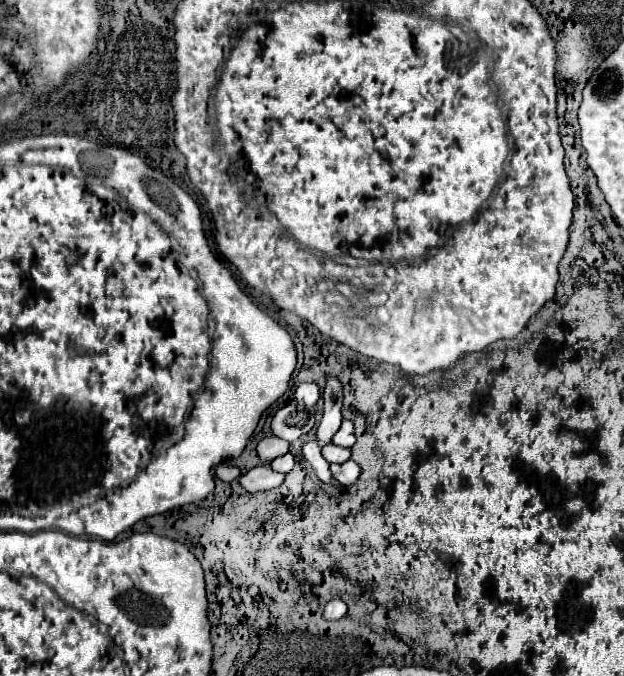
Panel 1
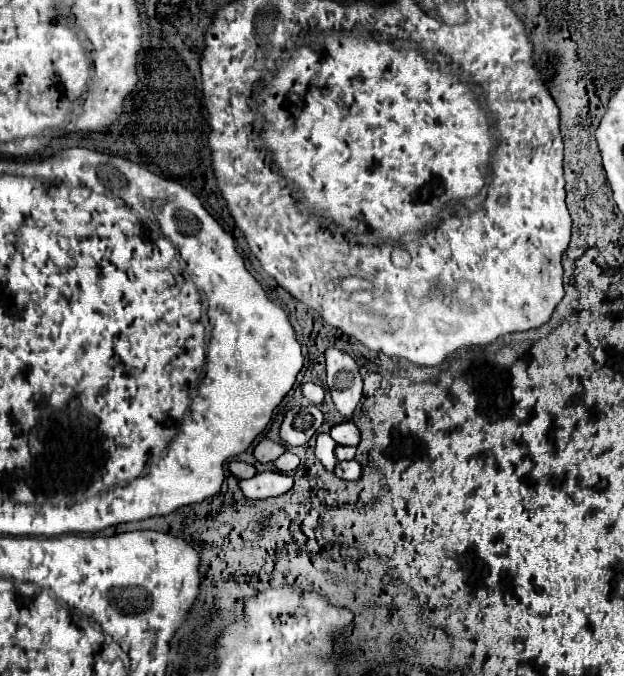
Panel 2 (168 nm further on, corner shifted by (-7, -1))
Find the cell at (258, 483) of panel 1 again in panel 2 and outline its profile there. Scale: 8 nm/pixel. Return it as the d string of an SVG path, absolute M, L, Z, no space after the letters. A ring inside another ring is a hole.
M278 471L256 473L252 479L240 481L240 489L248 499L278 497L292 489L292 475L284 475Z

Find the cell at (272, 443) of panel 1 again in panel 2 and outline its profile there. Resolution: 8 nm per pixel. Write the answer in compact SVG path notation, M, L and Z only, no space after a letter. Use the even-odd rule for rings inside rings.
M262 439L262 441L256 445L256 449L254 449L254 457L256 457L256 461L260 461L260 463L272 463L272 461L276 461L284 451L286 451L284 445L280 445L280 443L276 443L276 441L270 441L270 439Z

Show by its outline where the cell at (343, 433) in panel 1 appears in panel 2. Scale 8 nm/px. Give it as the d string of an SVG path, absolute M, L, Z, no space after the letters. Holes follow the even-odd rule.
M352 421L334 425L330 429L330 437L338 443L338 445L358 445L360 443L360 431Z

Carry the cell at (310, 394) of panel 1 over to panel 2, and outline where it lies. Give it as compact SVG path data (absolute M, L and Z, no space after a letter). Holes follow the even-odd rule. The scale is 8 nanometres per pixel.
M304 383L302 393L304 393L304 397L306 397L310 403L314 403L314 405L322 403L322 399L324 399L324 395L326 395L324 387L322 387L322 385L316 385L316 383Z

